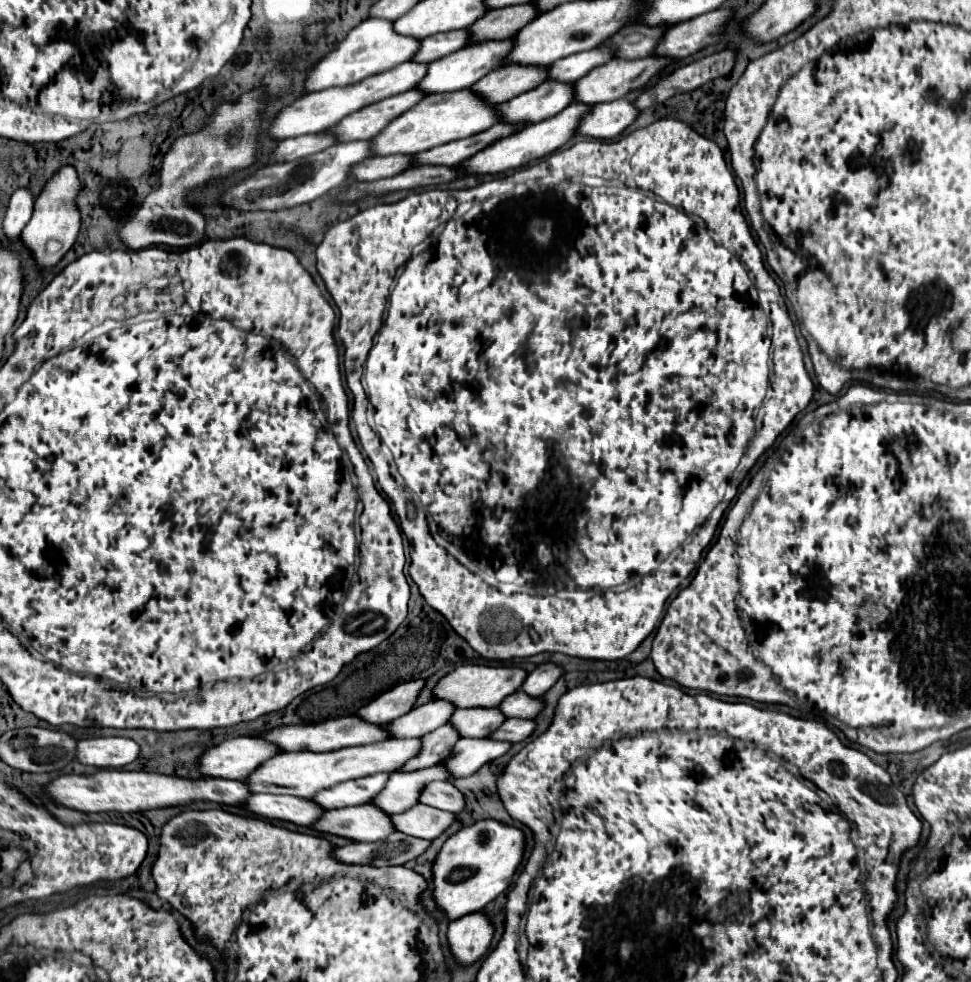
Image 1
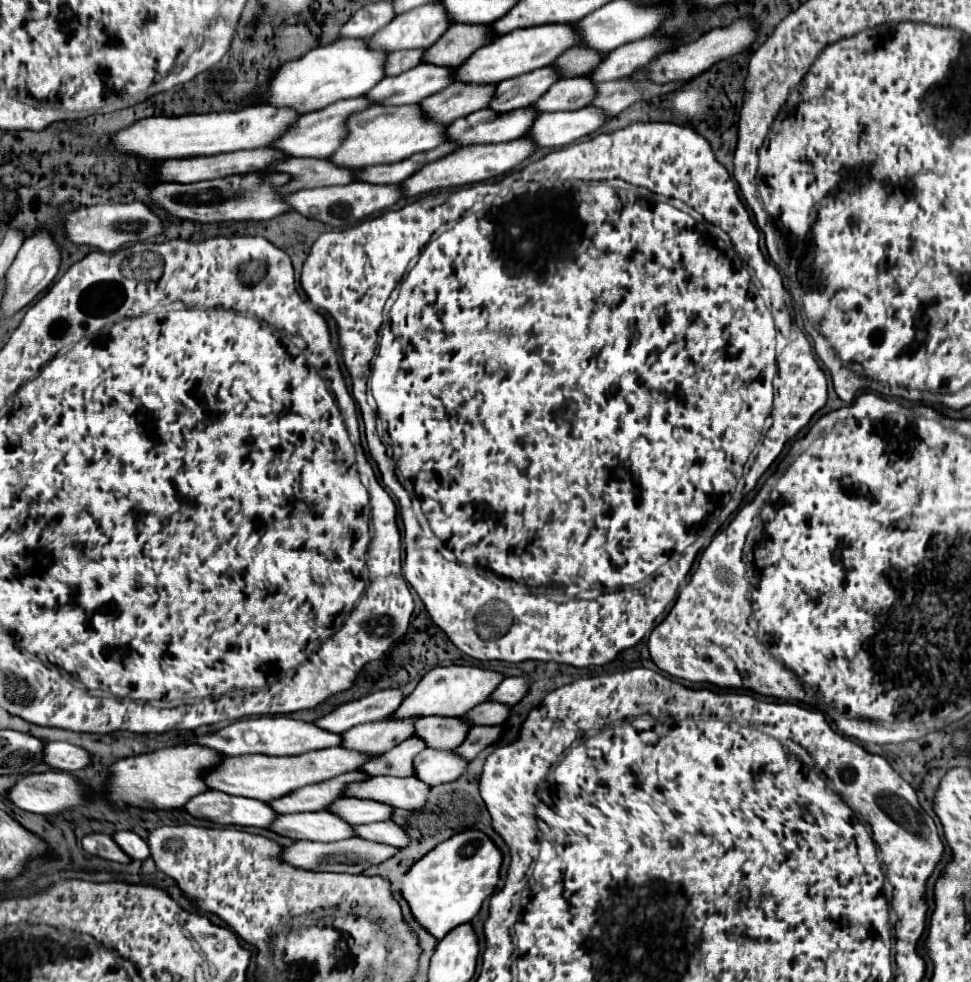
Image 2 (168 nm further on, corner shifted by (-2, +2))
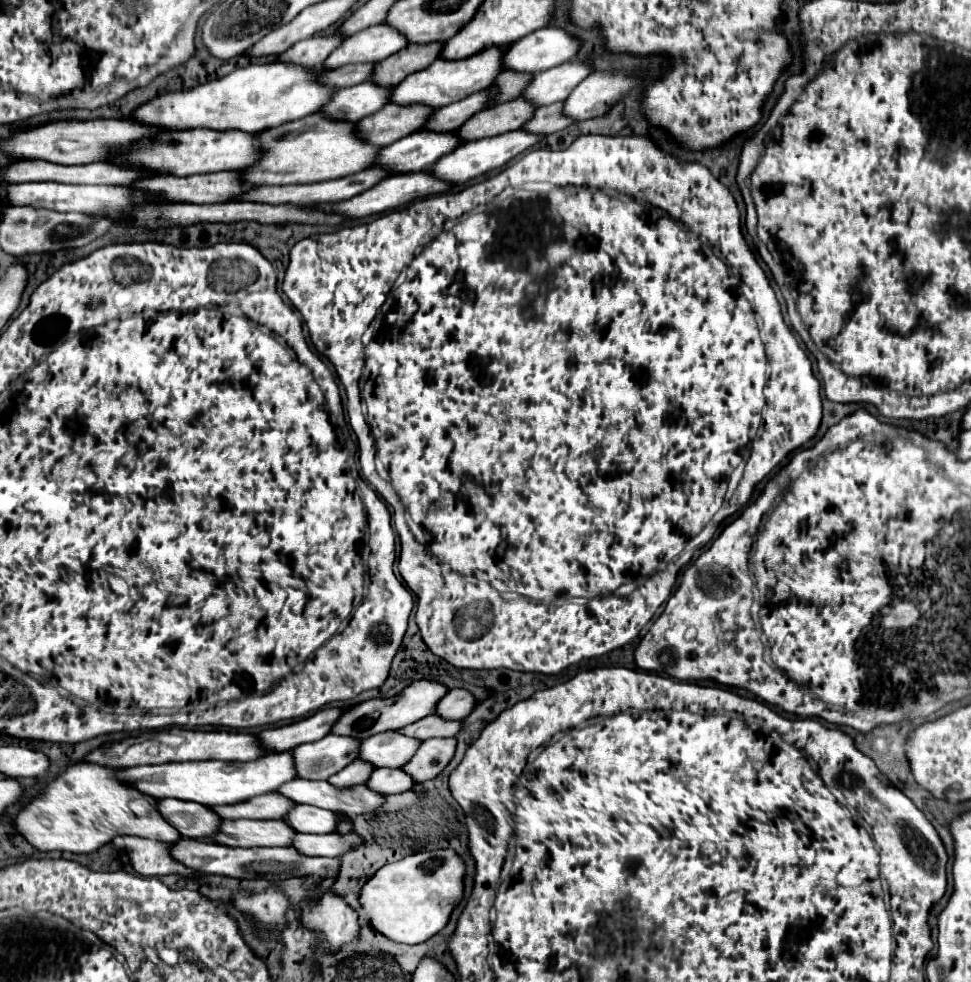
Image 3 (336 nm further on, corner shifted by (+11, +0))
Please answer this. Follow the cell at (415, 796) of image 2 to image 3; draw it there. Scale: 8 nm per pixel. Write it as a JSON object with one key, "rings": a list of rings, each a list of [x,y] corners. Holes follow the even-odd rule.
{"rings":[[[301,778],[293,782],[285,782],[285,786],[281,786],[281,790],[277,792],[289,798],[293,804],[311,804],[325,810],[341,810],[349,816],[373,812],[385,800],[385,796],[375,794],[365,784],[353,786],[349,790],[341,790],[331,786],[327,780],[315,782]]]}

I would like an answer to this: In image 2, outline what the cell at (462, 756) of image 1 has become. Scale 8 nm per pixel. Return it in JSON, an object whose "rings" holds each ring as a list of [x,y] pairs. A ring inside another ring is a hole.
{"rings":[[[426,748],[414,758],[416,776],[430,786],[438,786],[438,784],[456,780],[458,776],[462,776],[468,764],[470,762],[462,760],[462,756],[454,756],[454,750],[438,752],[436,748]]]}

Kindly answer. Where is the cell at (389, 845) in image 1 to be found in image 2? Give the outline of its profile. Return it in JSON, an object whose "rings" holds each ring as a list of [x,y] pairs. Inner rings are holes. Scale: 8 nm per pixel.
{"rings":[[[348,838],[348,840],[340,840],[340,842],[330,842],[330,844],[324,844],[324,842],[296,842],[296,844],[288,846],[282,856],[292,866],[306,868],[306,870],[360,874],[360,872],[364,872],[366,868],[370,868],[374,864],[386,862],[390,856],[394,856],[394,852],[400,852],[400,848],[394,848],[390,844],[370,844],[368,840]]]}

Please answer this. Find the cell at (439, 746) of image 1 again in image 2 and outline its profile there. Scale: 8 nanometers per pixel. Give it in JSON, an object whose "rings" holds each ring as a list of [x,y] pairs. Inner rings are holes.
{"rings":[[[412,736],[410,740],[404,740],[384,756],[378,756],[376,760],[366,762],[360,770],[364,770],[370,776],[412,776],[414,774],[414,756],[418,752],[426,750],[426,742]]]}

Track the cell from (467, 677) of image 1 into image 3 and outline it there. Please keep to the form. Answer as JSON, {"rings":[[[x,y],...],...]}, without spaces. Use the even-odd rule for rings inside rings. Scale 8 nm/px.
{"rings":[[[419,680],[413,682],[411,686],[407,686],[401,694],[393,696],[393,698],[377,698],[377,700],[365,700],[359,702],[355,706],[349,706],[343,710],[341,718],[337,718],[337,722],[333,724],[331,734],[337,736],[351,736],[357,740],[365,740],[373,734],[381,734],[387,730],[399,730],[407,724],[417,722],[419,718],[425,718],[429,714],[433,714],[435,704],[445,696],[447,688],[439,682],[429,682],[429,680]]]}

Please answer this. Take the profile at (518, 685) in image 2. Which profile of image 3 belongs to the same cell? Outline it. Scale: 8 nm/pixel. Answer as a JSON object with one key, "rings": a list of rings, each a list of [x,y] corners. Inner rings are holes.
{"rings":[[[455,688],[449,690],[445,698],[441,698],[441,702],[437,702],[437,712],[433,714],[445,720],[461,720],[473,710],[473,706],[475,706],[475,698],[467,690]]]}

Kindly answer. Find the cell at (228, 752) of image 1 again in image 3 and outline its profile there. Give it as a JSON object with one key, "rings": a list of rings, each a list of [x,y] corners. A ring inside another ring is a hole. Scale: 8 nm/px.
{"rings":[[[75,764],[51,780],[17,816],[15,832],[35,850],[91,854],[115,836],[137,836],[155,842],[177,842],[181,838],[155,810],[155,800],[115,780],[115,770],[97,764]]]}

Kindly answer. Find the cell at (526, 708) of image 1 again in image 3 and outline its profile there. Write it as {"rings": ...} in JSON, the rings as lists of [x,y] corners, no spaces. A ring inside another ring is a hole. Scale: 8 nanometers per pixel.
{"rings":[[[435,714],[425,716],[405,728],[399,730],[399,734],[407,734],[409,738],[419,738],[421,742],[429,740],[429,738],[449,738],[455,736],[461,730],[461,722],[459,720],[443,720]]]}

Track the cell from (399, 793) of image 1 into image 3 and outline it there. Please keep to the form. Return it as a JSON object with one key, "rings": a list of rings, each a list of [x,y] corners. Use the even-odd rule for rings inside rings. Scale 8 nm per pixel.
{"rings":[[[299,804],[285,814],[285,824],[301,834],[329,834],[335,830],[339,816],[331,810],[321,810],[317,806]]]}

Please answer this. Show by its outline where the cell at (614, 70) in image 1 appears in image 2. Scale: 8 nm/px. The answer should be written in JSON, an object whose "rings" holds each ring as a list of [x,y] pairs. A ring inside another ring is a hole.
{"rings":[[[590,76],[562,78],[542,98],[534,102],[534,108],[538,112],[560,112],[562,108],[580,110],[590,106],[594,88],[596,84],[590,80]]]}

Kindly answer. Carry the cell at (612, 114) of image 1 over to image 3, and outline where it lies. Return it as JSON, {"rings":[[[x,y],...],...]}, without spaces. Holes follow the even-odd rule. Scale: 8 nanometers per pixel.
{"rings":[[[511,130],[511,132],[505,132],[501,136],[493,136],[493,138],[485,138],[485,140],[475,140],[475,142],[465,142],[457,150],[453,150],[453,154],[441,158],[441,162],[435,162],[433,166],[429,166],[427,172],[433,174],[433,176],[439,176],[441,180],[445,180],[449,184],[465,184],[465,182],[473,180],[475,176],[479,176],[483,172],[489,172],[493,168],[501,168],[511,158],[515,158],[517,154],[529,150],[539,140],[543,140],[543,136],[529,134],[529,132],[523,132],[523,130]]]}

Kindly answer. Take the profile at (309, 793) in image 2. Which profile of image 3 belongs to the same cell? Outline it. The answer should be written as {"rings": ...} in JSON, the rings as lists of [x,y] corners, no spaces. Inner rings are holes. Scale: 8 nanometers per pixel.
{"rings":[[[263,794],[257,798],[249,798],[249,802],[237,802],[233,806],[211,806],[211,810],[221,820],[237,820],[237,818],[283,818],[293,802],[283,798],[281,794]]]}

